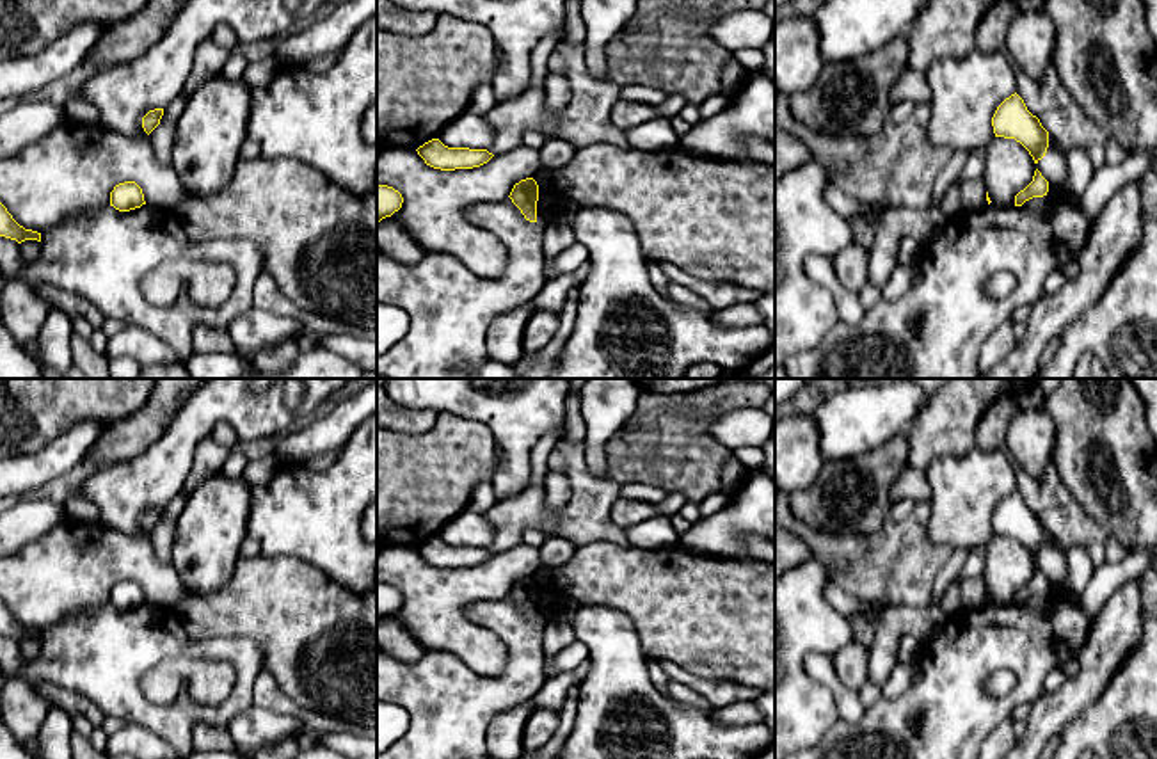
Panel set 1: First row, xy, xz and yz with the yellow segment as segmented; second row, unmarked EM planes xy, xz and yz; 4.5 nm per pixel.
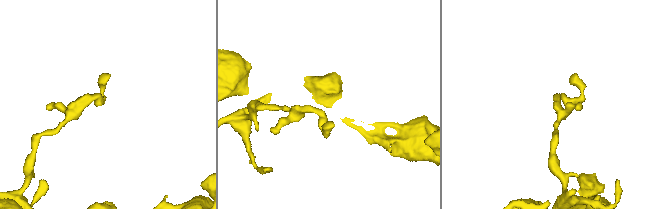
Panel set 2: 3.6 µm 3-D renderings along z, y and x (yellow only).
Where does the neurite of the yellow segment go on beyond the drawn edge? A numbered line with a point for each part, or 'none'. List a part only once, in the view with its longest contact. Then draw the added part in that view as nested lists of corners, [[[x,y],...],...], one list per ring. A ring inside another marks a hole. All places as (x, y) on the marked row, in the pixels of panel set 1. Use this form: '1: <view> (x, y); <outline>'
none

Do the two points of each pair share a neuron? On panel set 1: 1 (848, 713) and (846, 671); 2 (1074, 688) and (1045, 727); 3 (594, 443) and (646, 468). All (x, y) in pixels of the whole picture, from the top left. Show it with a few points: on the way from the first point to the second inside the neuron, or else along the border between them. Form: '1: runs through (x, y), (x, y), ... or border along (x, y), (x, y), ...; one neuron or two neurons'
1: border along (832, 658), (836, 676), (857, 694); two neurons
2: runs through (1070, 697), (1049, 719); one neuron
3: border along (630, 415), (605, 445), (605, 473), (601, 477); two neurons

